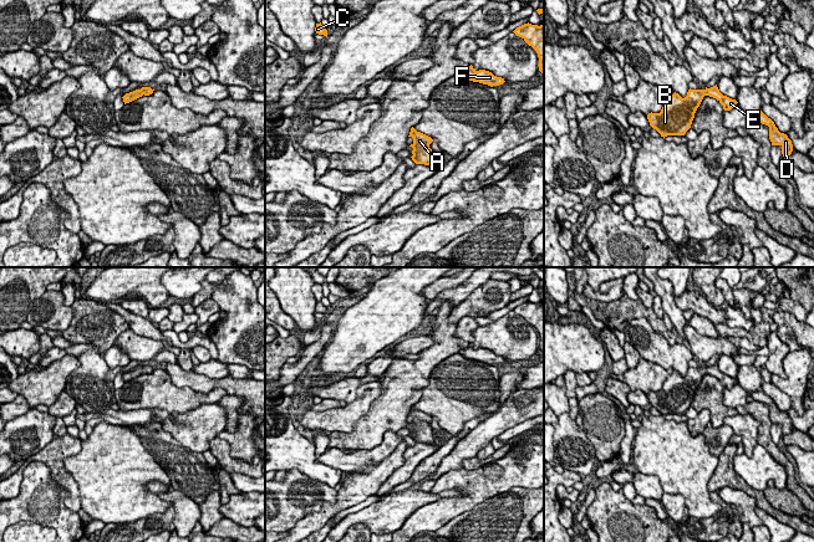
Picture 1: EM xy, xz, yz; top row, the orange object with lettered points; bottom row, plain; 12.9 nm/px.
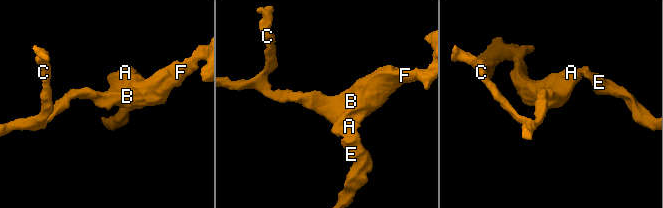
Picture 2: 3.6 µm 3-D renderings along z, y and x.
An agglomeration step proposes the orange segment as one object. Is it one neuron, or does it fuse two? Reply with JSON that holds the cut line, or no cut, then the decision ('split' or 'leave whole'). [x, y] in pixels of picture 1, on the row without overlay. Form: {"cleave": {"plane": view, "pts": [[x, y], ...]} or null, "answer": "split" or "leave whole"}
{"cleave": null, "answer": "leave whole"}

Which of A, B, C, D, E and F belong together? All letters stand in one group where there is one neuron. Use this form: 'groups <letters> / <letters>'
groups A B C D E F

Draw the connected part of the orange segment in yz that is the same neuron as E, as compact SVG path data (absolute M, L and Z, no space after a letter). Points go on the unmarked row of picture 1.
M717 363L704 368L688 368L687 374L682 377L673 372L663 383L660 392L648 392L650 404L656 408L661 415L685 414L691 406L695 392L704 374L716 377L724 389L731 389L738 380L723 374Z

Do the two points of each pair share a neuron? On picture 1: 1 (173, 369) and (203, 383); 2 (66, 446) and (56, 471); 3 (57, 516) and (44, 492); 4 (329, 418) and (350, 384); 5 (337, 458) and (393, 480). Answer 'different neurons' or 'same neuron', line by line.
1: same neuron
2: same neuron
3: same neuron
4: different neurons
5: different neurons

